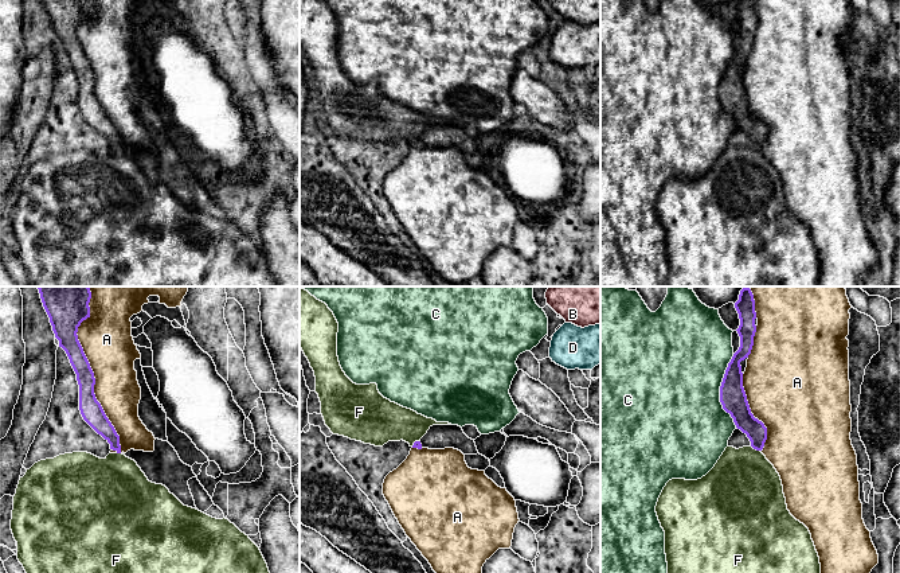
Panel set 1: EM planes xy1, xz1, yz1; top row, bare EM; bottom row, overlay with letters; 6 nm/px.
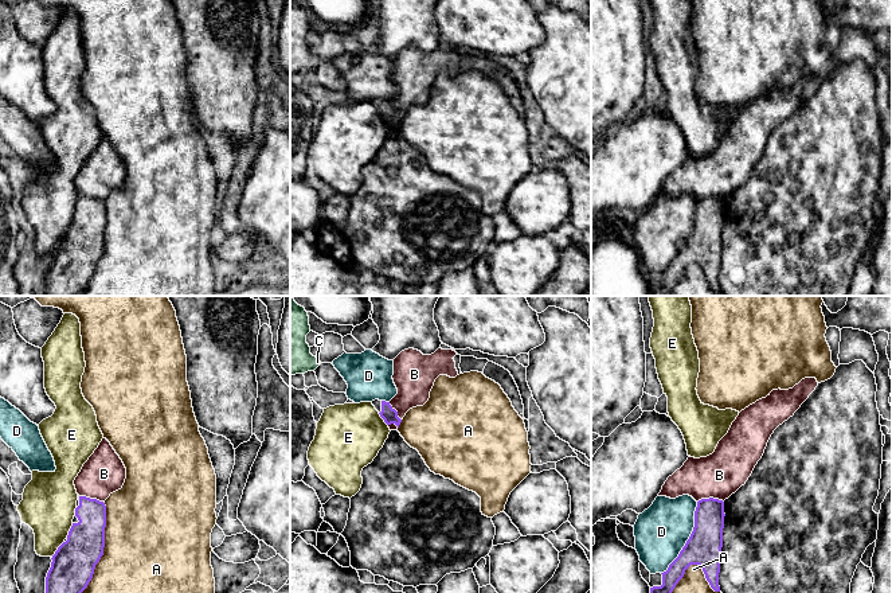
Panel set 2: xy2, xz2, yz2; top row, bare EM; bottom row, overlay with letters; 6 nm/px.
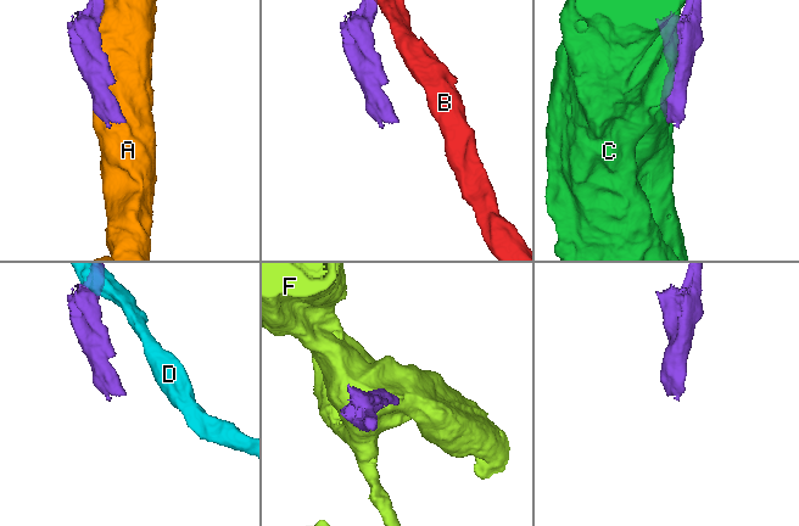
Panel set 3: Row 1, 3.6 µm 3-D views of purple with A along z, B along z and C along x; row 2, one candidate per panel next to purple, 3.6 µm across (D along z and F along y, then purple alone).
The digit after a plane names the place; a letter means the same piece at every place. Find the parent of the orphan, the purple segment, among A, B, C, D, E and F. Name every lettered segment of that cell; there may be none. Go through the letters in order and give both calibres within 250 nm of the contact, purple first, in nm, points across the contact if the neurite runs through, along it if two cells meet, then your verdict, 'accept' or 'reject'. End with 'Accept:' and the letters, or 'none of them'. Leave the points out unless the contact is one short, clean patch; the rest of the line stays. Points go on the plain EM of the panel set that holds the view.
A: 130/300 nm | reject
B: 190/280 nm | along yz2 (723, 199), (703, 196), (697, 201) | reject
C: 160/500 nm | reject
D: 200/320 nm | reject
E: 260/300 nm | along xy2 (63, 240), (51, 257) | reject
F: 120/440 nm | along yz1 (751, 144), (759, 149) | reject
Accept: none of them

